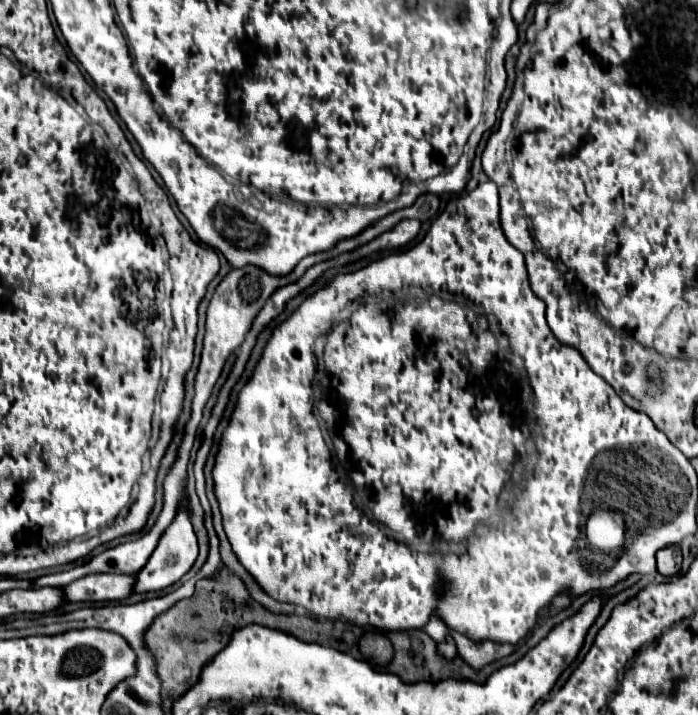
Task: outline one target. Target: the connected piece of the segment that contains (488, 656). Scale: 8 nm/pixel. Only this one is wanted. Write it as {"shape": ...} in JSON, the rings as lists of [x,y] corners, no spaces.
{"shape":[[[450,634],[456,642],[456,648],[458,648],[458,654],[472,666],[472,668],[482,668],[484,664],[499,660],[508,654],[512,654],[518,646],[512,646],[511,644],[496,644],[490,640],[480,642],[472,642],[468,638],[458,638],[458,634]]]}

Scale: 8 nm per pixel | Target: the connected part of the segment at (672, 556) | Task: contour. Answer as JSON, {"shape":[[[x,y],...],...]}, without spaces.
{"shape":[[[668,546],[668,548],[658,550],[656,560],[658,560],[658,572],[662,576],[676,576],[680,570],[680,562],[682,562],[680,546]]]}

